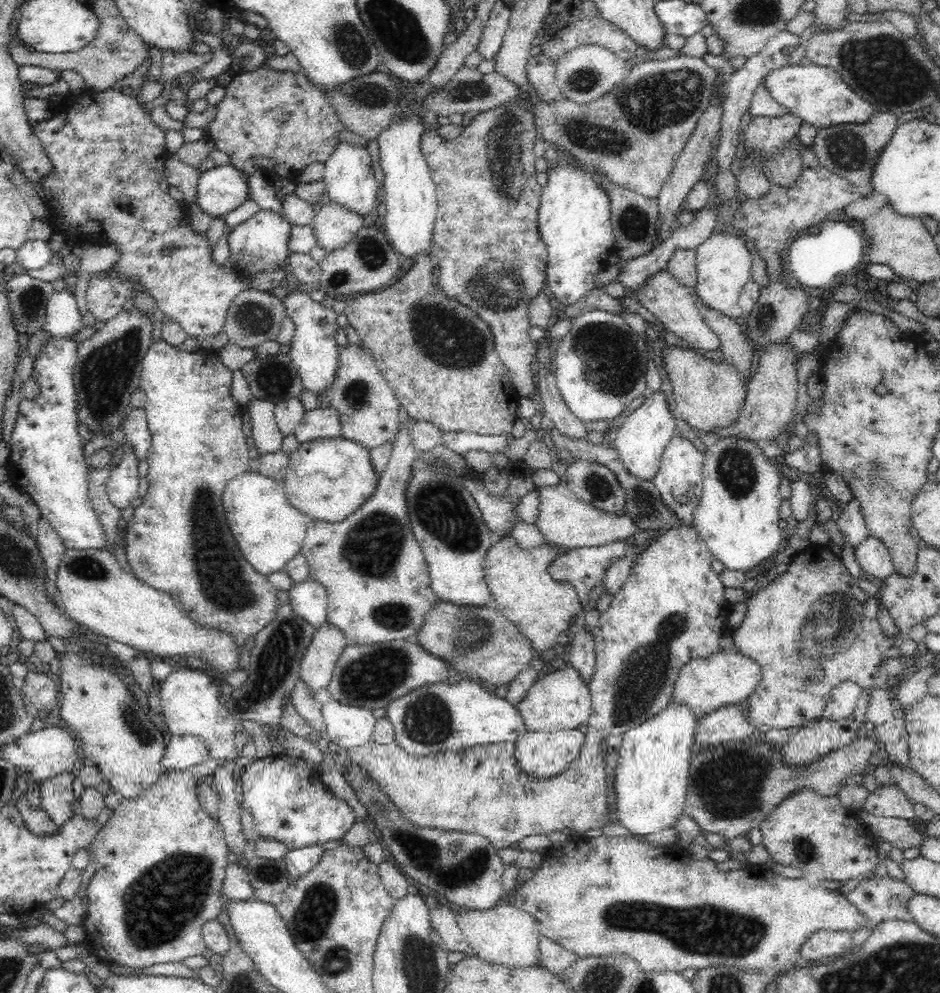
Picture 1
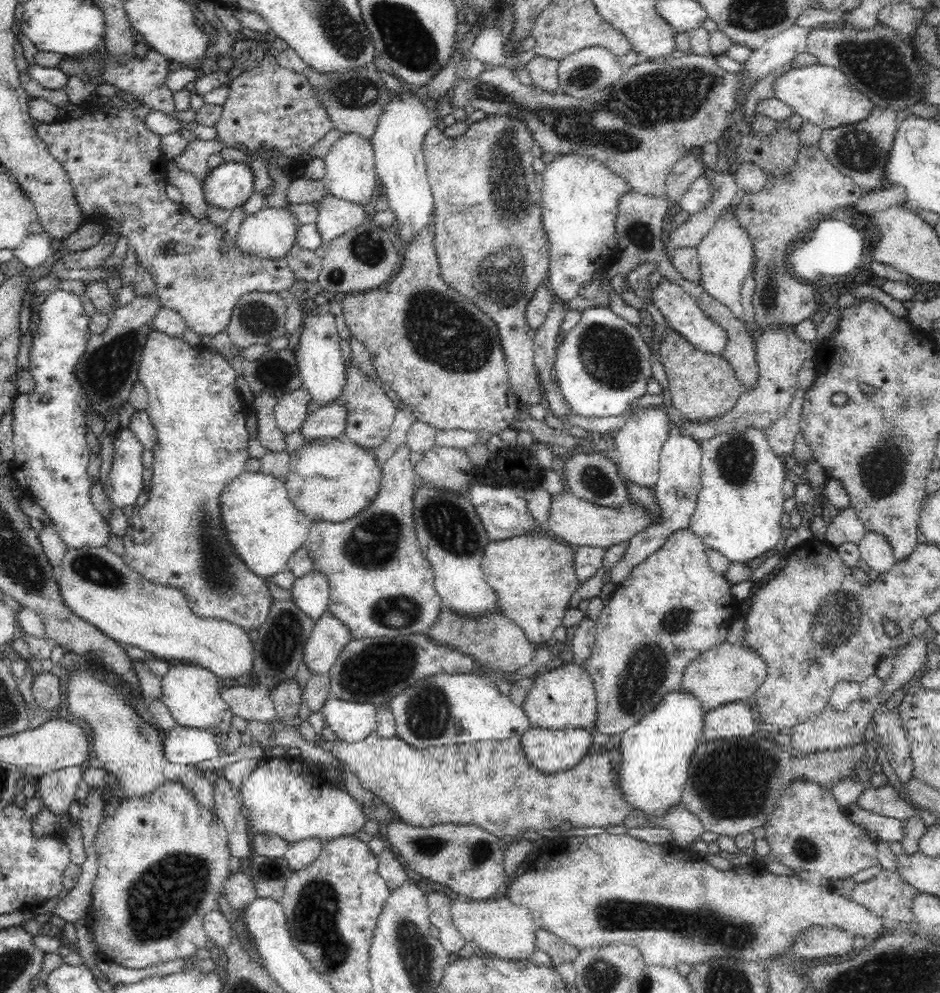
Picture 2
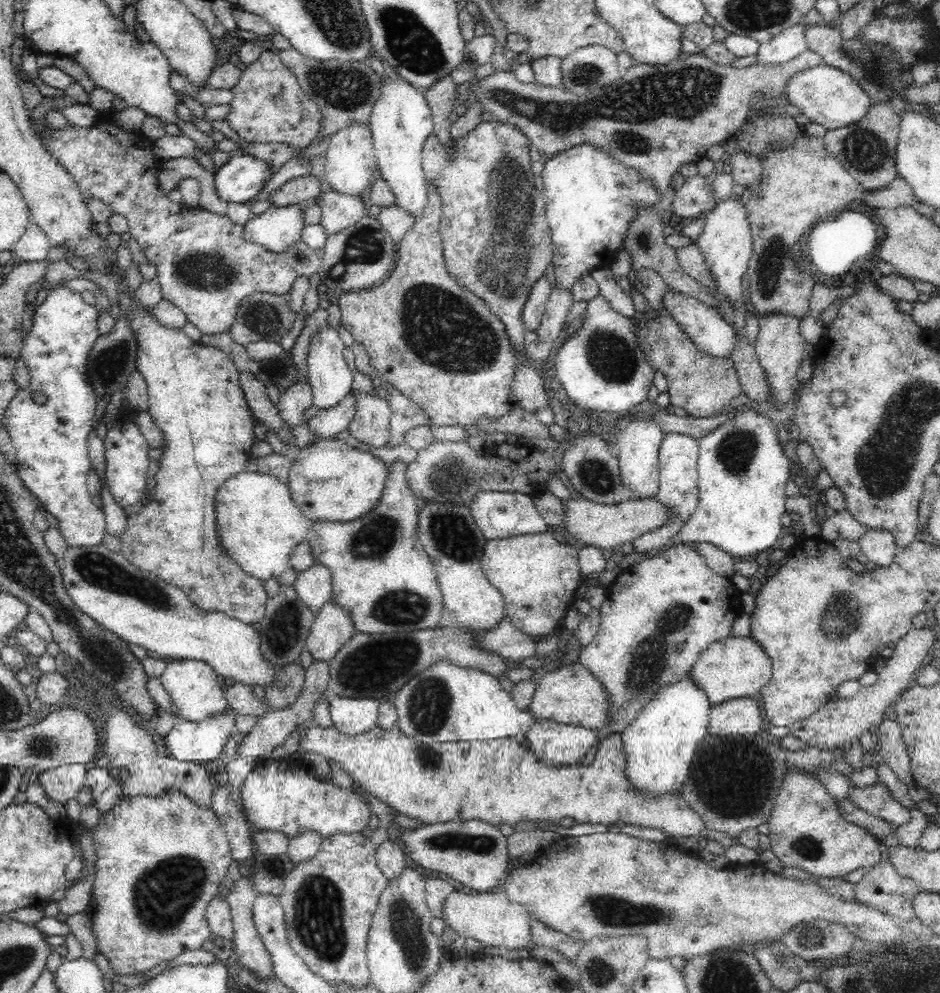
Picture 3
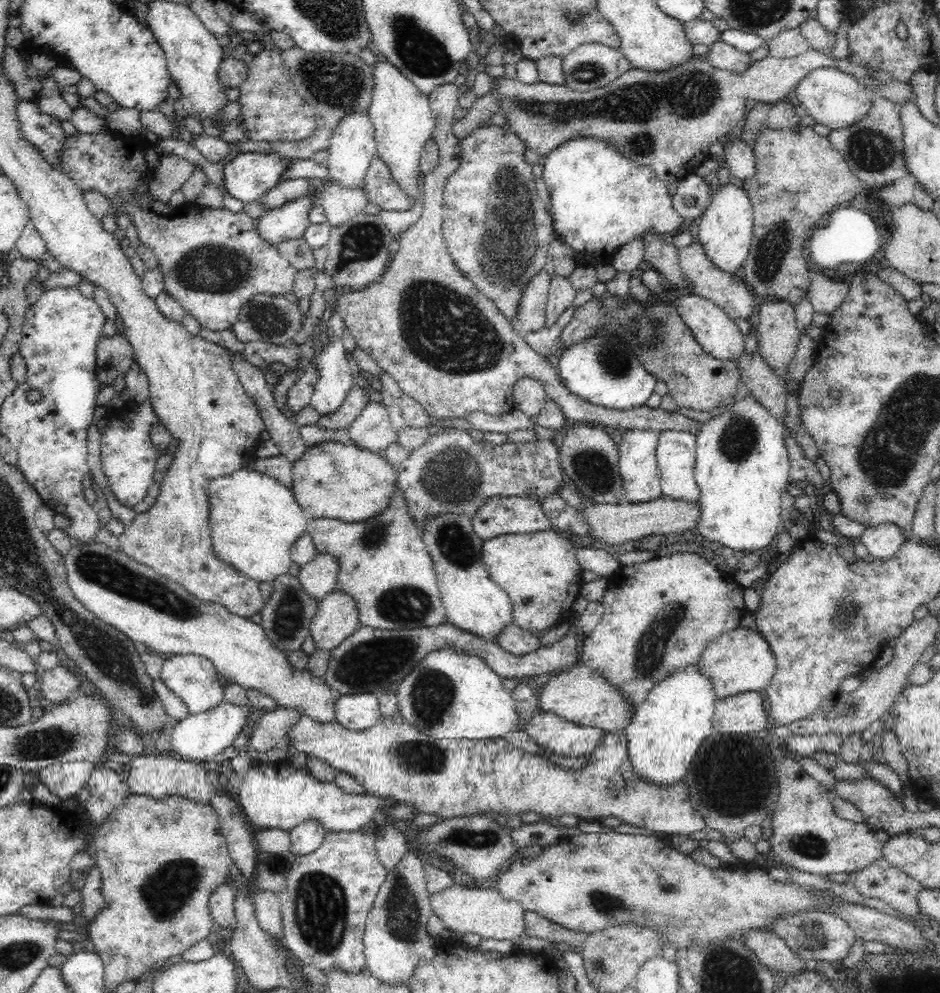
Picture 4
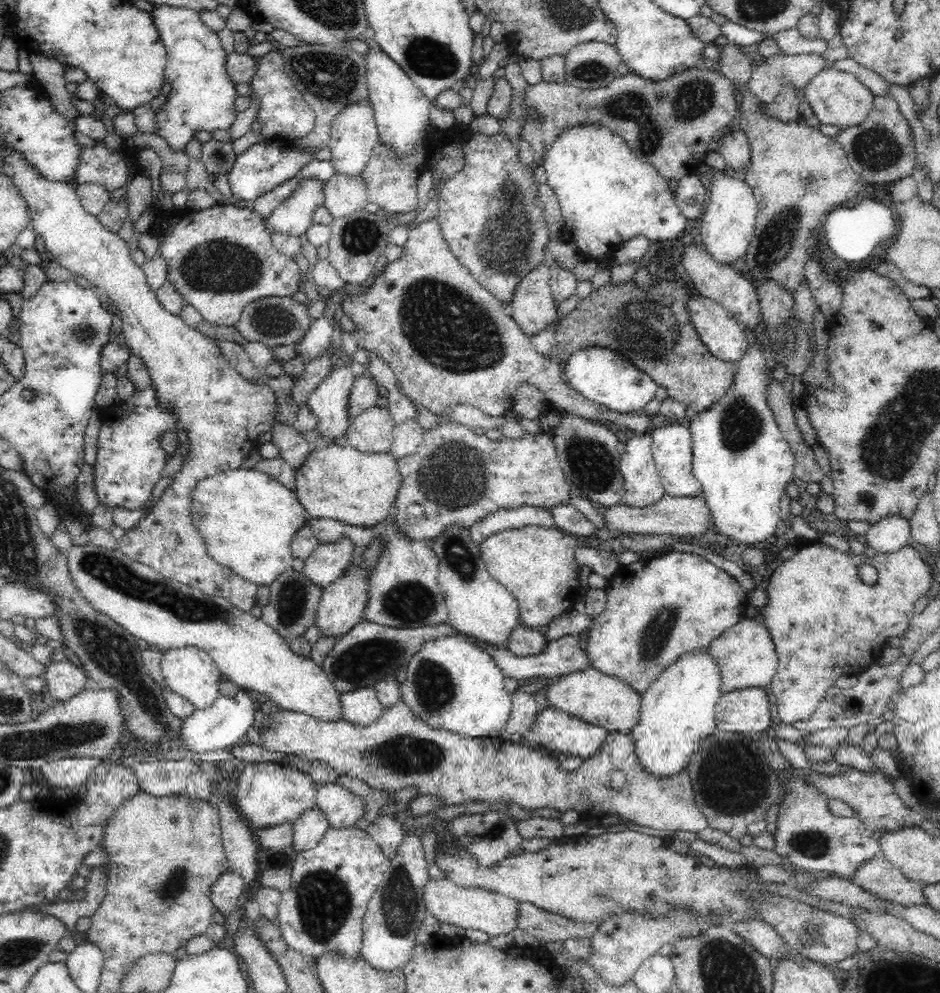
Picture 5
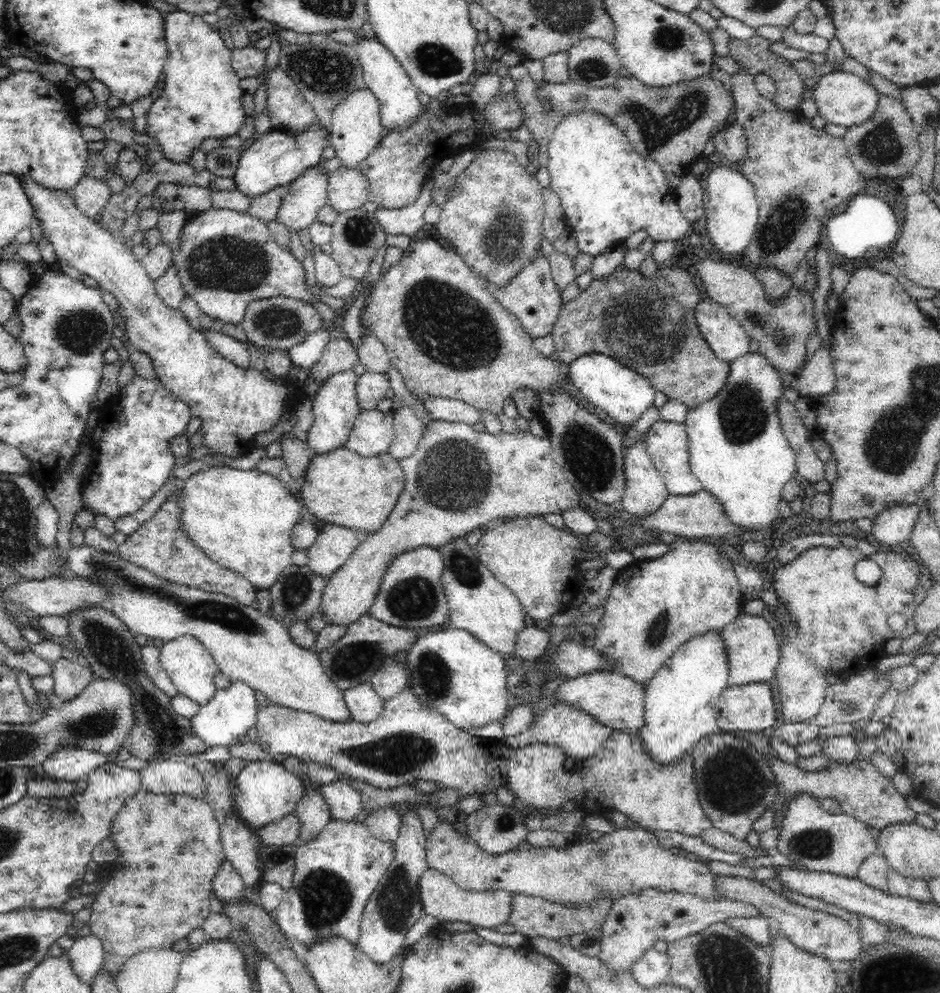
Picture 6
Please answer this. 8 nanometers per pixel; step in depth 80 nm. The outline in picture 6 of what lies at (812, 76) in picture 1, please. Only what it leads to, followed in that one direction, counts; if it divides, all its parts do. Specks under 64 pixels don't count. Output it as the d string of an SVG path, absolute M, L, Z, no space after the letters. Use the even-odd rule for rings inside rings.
M841 70L822 74L812 86L812 98L818 108L818 115L824 118L825 124L838 124L847 128L862 124L874 114L878 104L878 94L876 88L864 82L859 76Z

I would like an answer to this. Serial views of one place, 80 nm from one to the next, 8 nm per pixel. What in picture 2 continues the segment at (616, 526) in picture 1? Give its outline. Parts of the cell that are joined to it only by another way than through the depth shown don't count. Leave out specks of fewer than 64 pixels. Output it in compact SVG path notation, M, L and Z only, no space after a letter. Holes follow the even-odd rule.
M563 490L560 494L551 495L548 506L548 524L545 525L554 538L562 538L568 546L610 548L630 540L645 528L650 527L650 511L626 502L621 508L612 509L591 504L572 492Z

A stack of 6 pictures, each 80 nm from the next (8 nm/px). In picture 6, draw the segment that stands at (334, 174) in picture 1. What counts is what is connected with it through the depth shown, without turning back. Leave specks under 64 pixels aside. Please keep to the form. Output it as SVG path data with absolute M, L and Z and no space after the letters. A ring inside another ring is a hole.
M370 90L352 92L341 103L338 103L331 114L329 128L329 146L336 152L340 166L350 170L358 169L359 164L368 158L380 141L382 125L380 124L380 109L376 104L376 97Z

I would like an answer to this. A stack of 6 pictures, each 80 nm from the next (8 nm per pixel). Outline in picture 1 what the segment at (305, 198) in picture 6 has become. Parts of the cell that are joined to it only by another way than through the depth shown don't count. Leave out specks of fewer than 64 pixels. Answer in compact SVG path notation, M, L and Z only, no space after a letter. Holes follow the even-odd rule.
M259 209L251 218L237 225L228 234L229 261L240 275L254 278L262 273L276 272L290 256L288 239L291 224L282 218L283 214Z

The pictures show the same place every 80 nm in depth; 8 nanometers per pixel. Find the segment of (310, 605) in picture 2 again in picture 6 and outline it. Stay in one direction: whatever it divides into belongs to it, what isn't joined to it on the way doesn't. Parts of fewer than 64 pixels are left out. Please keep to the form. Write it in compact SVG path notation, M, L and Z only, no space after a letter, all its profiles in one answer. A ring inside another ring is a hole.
M326 525L316 542L307 550L307 565L312 573L328 580L349 556L362 539L352 529Z

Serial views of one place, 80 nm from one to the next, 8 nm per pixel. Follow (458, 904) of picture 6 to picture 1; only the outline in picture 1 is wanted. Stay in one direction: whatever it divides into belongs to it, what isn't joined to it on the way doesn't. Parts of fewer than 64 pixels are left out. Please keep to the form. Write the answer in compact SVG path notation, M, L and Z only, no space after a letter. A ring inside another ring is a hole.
M503 901L487 911L461 911L455 919L478 959L490 965L504 965L508 968L541 966L540 935L536 921L528 912L517 909L511 901Z

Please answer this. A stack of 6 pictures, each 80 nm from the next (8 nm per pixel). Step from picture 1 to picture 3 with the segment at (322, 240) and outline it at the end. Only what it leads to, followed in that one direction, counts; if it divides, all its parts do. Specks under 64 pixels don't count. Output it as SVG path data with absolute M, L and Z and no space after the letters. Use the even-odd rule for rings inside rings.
M325 189L318 200L321 208L319 226L327 236L332 236L362 220L367 214L367 201L360 197L352 197Z

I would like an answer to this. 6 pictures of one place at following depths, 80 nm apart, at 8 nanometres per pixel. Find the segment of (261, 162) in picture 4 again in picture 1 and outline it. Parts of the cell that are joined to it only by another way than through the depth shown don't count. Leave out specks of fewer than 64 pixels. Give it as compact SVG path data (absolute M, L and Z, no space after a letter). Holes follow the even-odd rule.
M226 163L200 174L194 203L211 218L222 218L246 201L247 191L244 173Z

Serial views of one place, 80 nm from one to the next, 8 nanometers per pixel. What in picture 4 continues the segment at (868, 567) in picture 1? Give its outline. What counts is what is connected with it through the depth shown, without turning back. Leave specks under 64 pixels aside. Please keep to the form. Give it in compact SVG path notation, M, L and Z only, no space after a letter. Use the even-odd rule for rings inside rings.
M890 523L867 527L857 542L866 547L870 557L884 562L890 560L905 543L904 533L900 527Z

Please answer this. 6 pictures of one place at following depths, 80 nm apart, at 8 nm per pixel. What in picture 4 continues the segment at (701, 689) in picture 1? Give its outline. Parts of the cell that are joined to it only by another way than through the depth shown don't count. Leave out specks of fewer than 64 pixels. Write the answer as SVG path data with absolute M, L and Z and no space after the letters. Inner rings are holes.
M738 627L711 640L696 664L698 671L710 679L716 701L745 692L764 690L774 676L776 661L766 639L756 630Z

